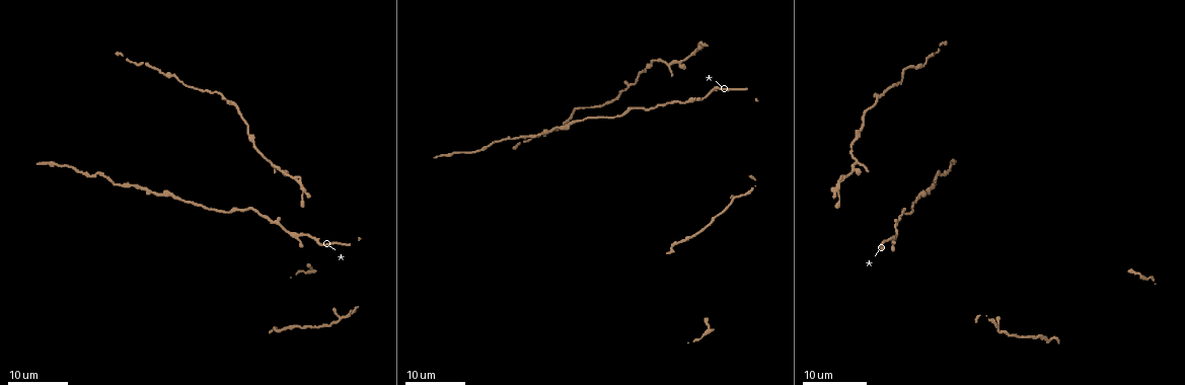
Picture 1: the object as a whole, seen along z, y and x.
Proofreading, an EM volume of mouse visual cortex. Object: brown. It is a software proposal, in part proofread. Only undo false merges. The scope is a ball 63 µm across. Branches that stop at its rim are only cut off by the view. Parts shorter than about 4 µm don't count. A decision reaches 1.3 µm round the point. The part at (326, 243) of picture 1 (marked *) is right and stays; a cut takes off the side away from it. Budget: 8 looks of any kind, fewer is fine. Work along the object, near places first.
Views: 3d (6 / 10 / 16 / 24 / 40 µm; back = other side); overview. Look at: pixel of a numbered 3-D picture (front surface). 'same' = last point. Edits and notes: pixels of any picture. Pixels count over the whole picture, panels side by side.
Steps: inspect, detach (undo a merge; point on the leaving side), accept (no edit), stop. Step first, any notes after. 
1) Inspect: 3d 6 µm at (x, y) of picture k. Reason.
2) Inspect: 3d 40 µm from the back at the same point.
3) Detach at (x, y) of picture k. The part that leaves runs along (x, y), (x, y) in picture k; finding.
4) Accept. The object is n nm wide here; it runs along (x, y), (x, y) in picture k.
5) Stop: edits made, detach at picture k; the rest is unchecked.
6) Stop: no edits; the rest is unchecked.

Inspect: 3d 24 µm at (653, 107) of picture 1.

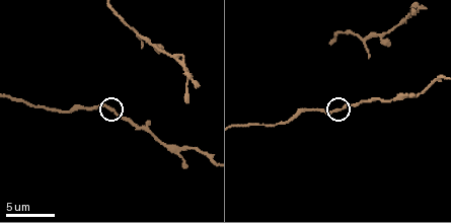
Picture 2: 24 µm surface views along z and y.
Inspect: 3d 6 µm at (336, 109) of picture 2. Closer look.

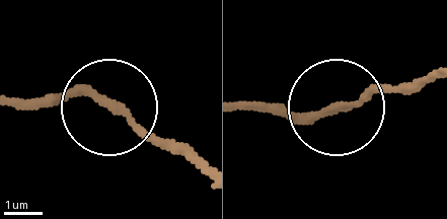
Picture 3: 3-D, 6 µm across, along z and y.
Accept. The side arm is 45 µm long; one neuron here.

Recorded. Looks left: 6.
Inspect: 3d 24 µm at (491, 144) of picture 1. Thick turns thin.

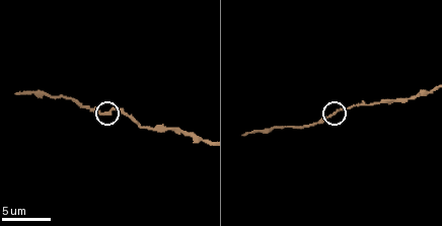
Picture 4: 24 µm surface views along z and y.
Inspect: 3d 6 µm at (105, 114) of picture 4.

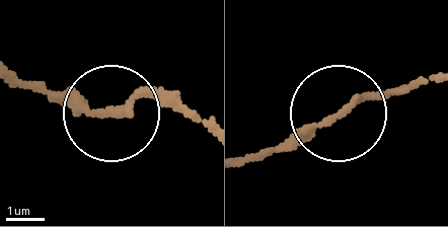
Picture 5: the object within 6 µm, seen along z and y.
Accept. It runs along (429, 79), (361, 101), (267, 153) in picture 5; all the same neuron.

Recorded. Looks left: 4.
Inspect: 3d 10 µm at (148, 129) of picture 4. Calibre changes.

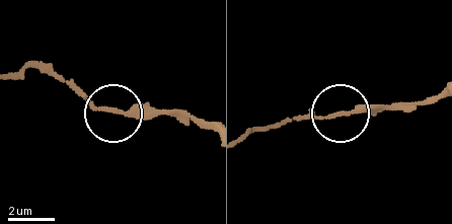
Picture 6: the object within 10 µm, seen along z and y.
Accept. It runs along (205, 127), (158, 112), (100, 109), (67, 79) in picture 6; continuous, no second neuron.

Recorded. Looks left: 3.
Inspect: 3d 10 µm at (135, 32) of picture 2.

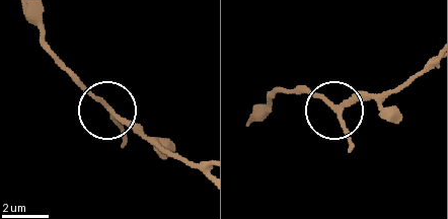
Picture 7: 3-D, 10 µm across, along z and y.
Inspect: 3d 6 µm at (337, 107) of picture 7.

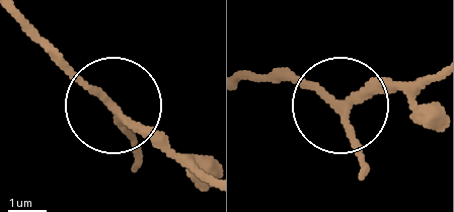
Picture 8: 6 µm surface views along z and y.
Accept. 3 arms meet here; continuous, no second neuron.

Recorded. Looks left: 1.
Stop: no edits; the rest is unchecked.

